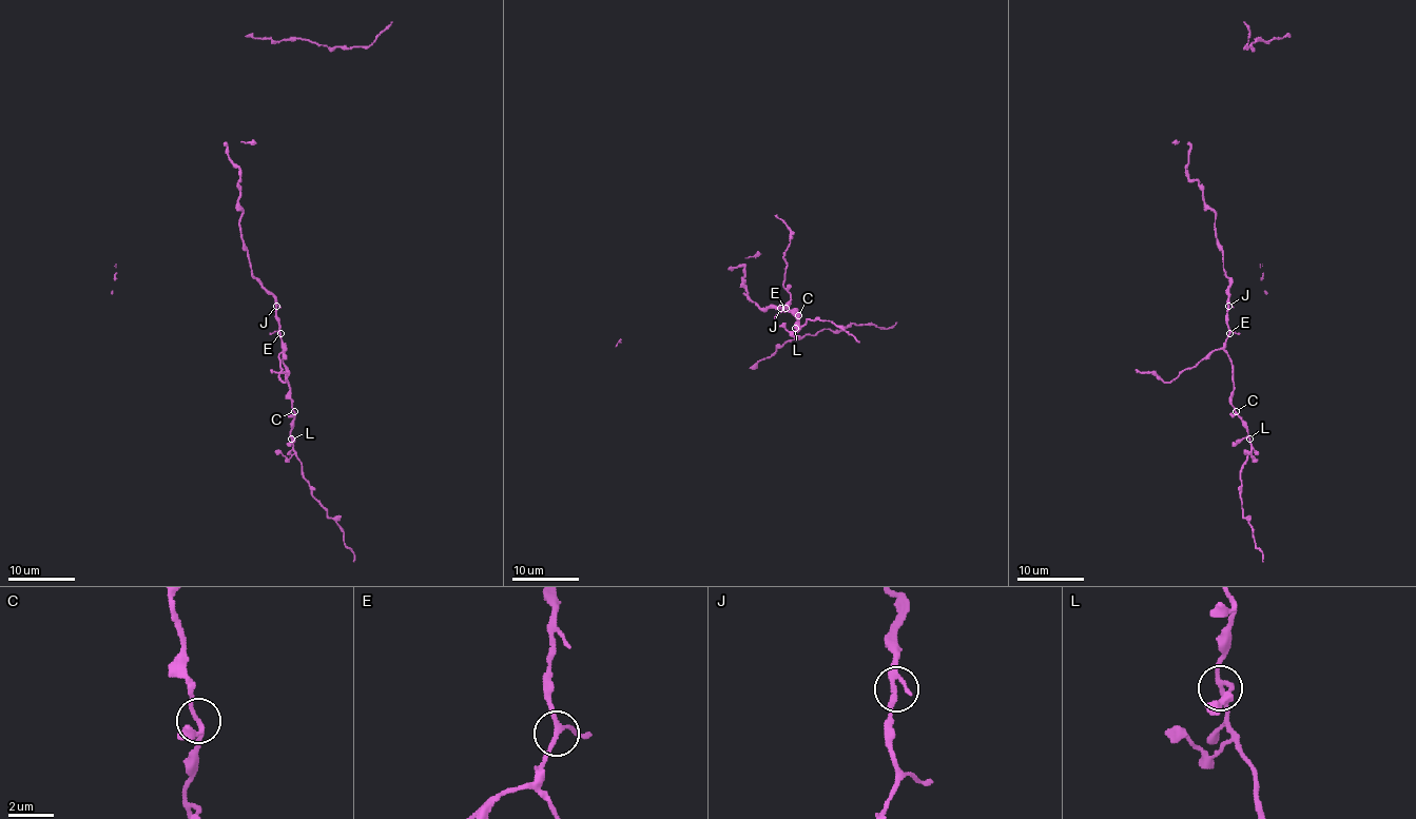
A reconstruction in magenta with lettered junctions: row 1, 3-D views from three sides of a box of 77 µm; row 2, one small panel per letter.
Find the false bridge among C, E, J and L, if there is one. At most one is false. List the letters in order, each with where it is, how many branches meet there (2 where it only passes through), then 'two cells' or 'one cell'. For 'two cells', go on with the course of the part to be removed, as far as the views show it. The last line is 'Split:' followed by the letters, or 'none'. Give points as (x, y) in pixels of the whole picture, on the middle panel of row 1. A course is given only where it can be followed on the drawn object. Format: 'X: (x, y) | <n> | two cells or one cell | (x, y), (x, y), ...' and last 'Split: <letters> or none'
C: (798, 315) | 3 | one cell
E: (786, 308) | 3 | one cell
J: (780, 308) | 3 | one cell
L: (795, 328) | 3 | one cell
Split: none

